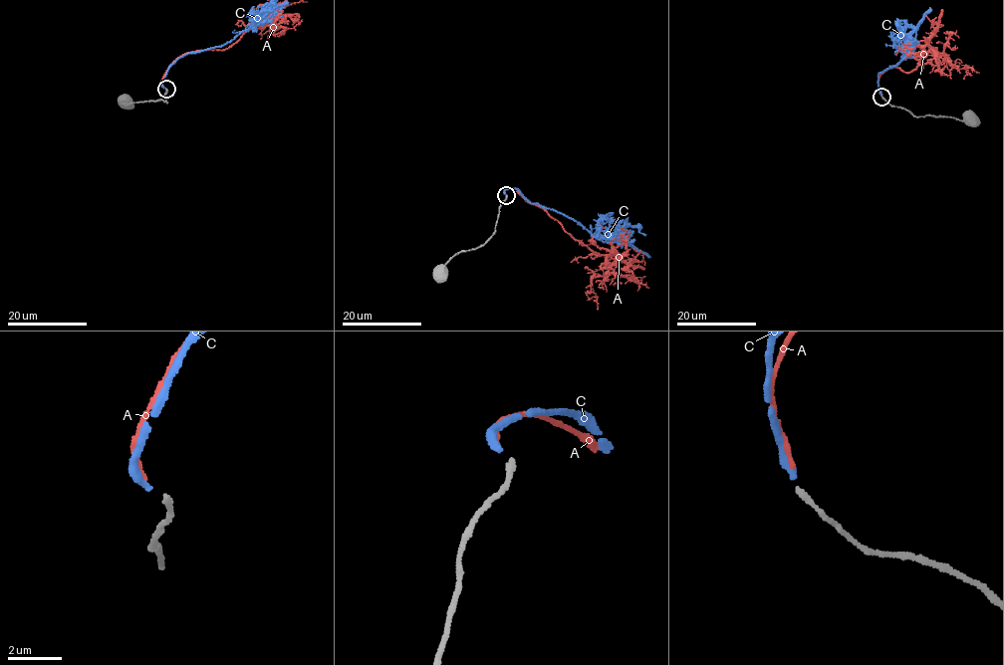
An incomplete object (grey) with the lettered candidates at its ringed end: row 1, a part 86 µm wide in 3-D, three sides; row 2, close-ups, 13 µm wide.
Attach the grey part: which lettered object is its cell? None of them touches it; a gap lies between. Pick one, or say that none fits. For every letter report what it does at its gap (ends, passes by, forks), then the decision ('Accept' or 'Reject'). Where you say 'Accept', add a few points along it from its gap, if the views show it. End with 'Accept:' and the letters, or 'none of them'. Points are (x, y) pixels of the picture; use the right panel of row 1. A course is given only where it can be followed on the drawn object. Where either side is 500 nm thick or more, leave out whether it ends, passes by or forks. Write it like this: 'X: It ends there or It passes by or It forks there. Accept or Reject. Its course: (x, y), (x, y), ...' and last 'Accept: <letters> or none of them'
A: It ends there. Accept
C: It ends there. Reject
Accept: A

